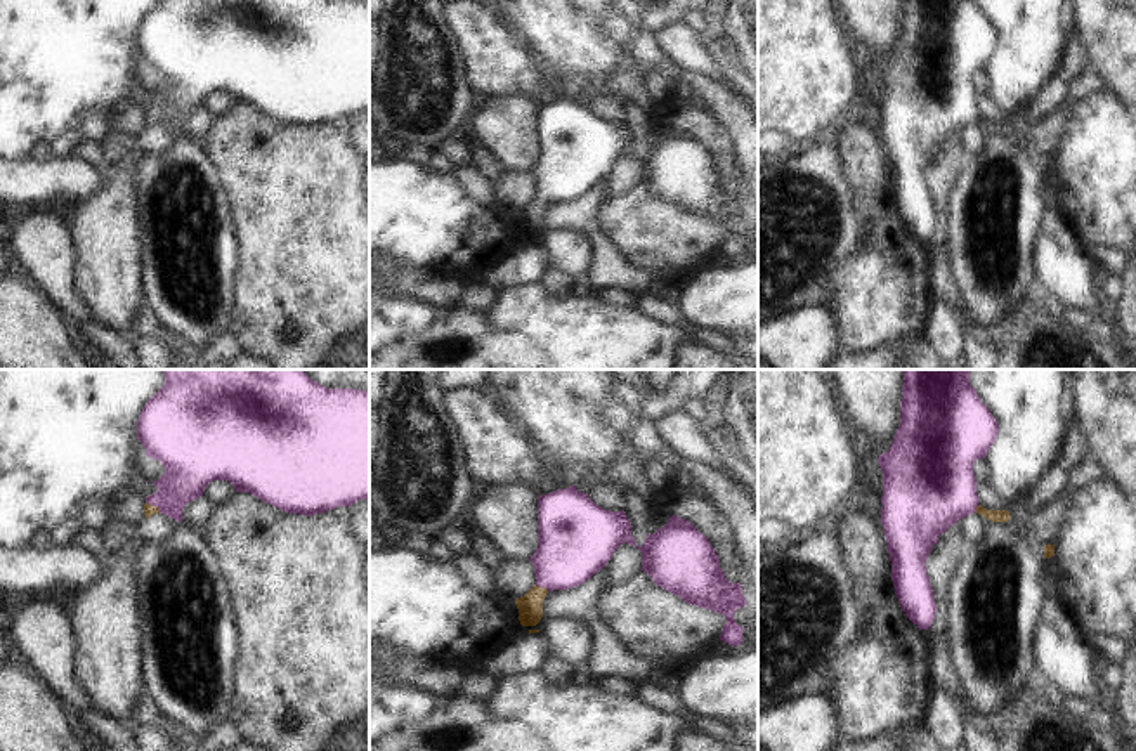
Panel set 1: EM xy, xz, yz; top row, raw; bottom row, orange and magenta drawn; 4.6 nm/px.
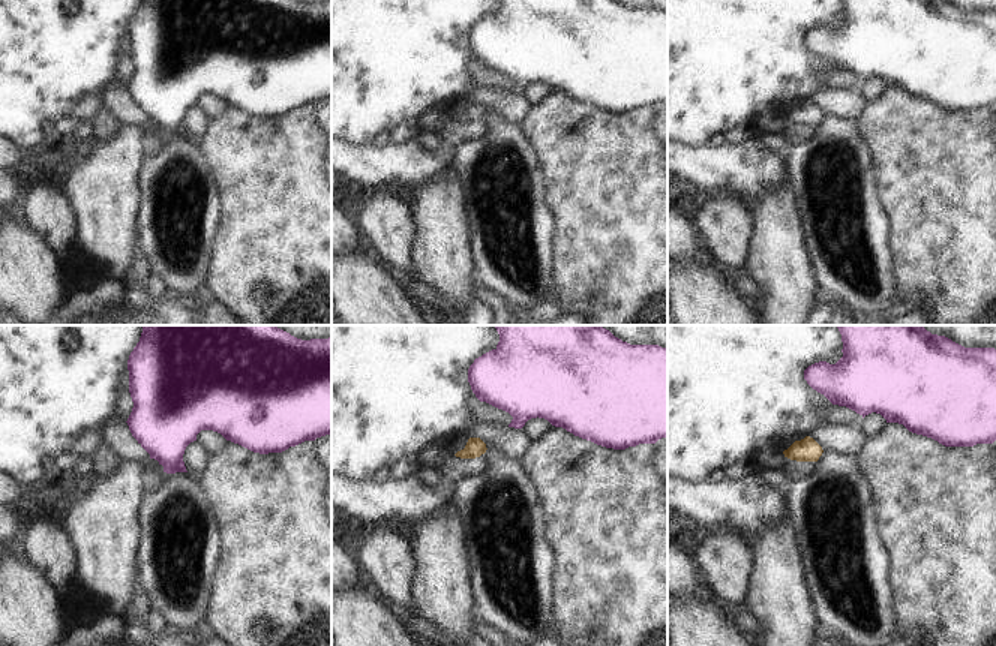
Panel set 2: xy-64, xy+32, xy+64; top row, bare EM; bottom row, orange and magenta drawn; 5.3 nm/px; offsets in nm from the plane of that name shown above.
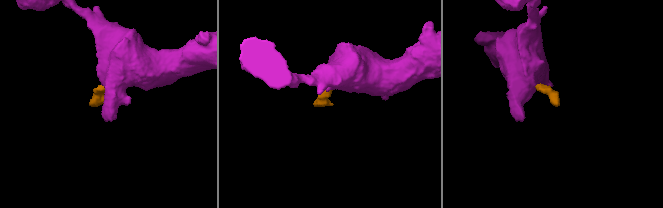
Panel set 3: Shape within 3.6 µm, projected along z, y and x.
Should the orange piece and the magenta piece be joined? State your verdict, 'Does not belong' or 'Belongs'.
Belongs.

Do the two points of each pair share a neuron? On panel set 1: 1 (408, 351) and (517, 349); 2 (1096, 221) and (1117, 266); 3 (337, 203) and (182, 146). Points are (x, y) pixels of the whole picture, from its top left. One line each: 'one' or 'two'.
1: one
2: two
3: two

